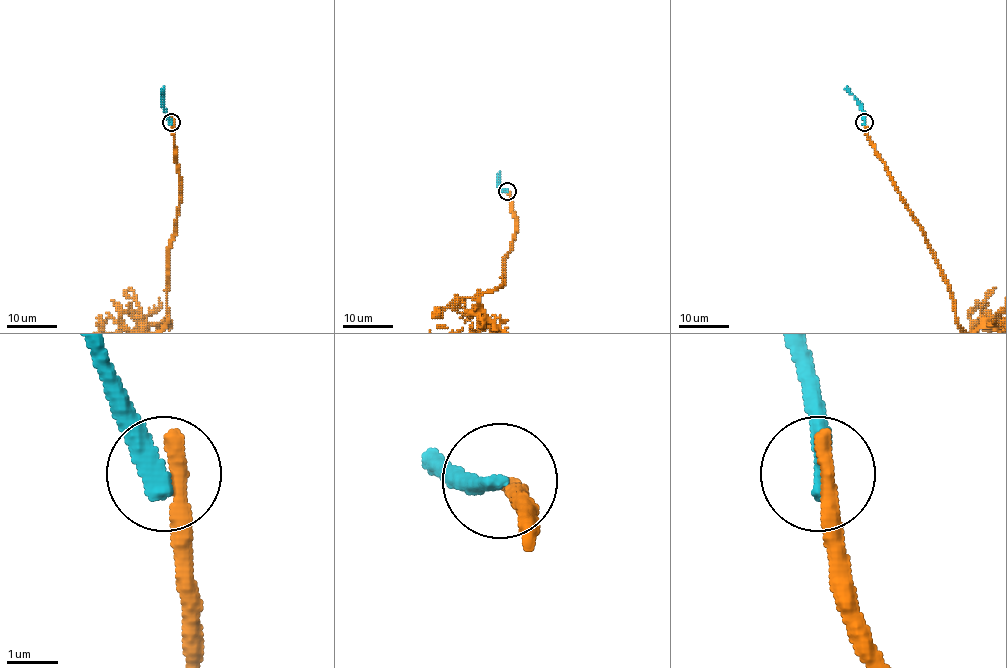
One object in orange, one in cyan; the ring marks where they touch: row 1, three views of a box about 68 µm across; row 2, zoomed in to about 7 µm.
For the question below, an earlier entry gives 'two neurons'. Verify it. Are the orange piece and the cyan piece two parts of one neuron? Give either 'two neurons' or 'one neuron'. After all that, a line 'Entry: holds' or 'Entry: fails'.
two neurons
Entry: holds

